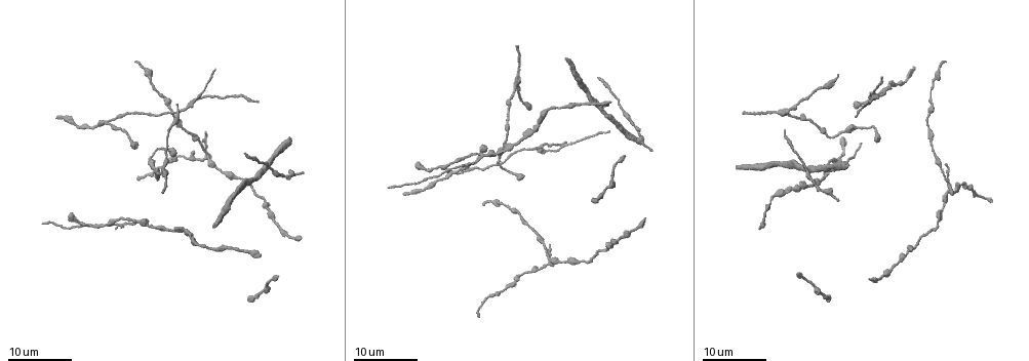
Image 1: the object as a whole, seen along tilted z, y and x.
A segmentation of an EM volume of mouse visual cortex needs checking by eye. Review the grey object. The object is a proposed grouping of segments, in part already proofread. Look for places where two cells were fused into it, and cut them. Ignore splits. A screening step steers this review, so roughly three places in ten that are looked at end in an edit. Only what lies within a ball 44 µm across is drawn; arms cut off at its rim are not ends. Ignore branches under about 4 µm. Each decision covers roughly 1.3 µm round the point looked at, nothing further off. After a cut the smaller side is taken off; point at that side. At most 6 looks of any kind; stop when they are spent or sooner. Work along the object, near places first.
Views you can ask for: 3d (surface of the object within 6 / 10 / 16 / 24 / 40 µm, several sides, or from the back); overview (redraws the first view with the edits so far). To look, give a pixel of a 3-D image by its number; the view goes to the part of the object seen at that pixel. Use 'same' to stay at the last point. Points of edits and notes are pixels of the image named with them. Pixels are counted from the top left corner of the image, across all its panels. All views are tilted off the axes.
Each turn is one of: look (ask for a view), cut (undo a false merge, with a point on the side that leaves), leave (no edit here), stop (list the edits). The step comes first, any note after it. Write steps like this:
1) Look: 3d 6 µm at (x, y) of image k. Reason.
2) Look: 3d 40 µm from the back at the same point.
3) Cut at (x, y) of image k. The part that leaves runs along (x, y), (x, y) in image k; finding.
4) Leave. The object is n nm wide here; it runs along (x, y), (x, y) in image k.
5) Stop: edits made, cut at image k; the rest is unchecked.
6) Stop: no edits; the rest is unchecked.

Look: 3d 24 µm at (447, 171) of image 1. Four arms meet.

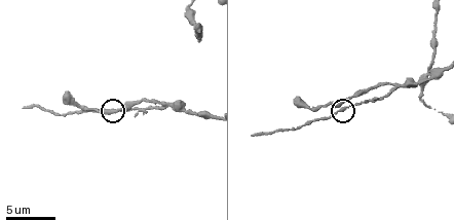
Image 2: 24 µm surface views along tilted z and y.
Look: 3d 6 µm at (343, 109) of image 2.

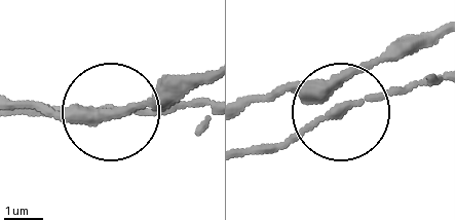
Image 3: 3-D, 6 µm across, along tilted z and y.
Leave. The side arm is 6 µm long; 4 arms meet here; all the same cell.

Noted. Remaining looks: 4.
Look: 3d 6 µm at (432, 55) of image 2.

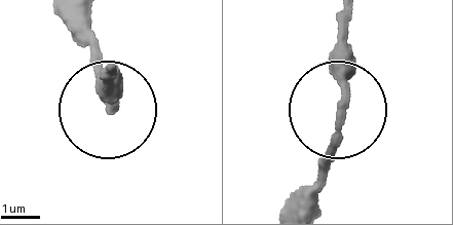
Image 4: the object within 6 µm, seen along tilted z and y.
Leave. The side arm is 21 µm long; continuous, no second cell.

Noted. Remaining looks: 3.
Look: 3d 16 µm at (106, 124) of image 1. Branch point.

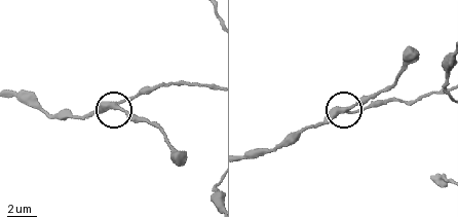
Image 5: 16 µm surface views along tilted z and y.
Look: 3d 10 µm at (346, 108) of image 5.

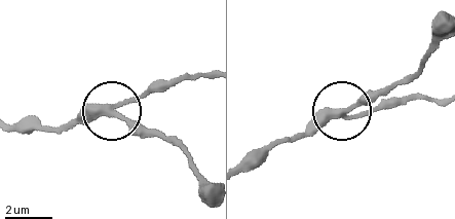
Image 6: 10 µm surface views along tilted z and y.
Leave. 3 arms meet here; all the same cell.

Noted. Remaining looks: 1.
Stop: no edits; the rest is unchecked.

